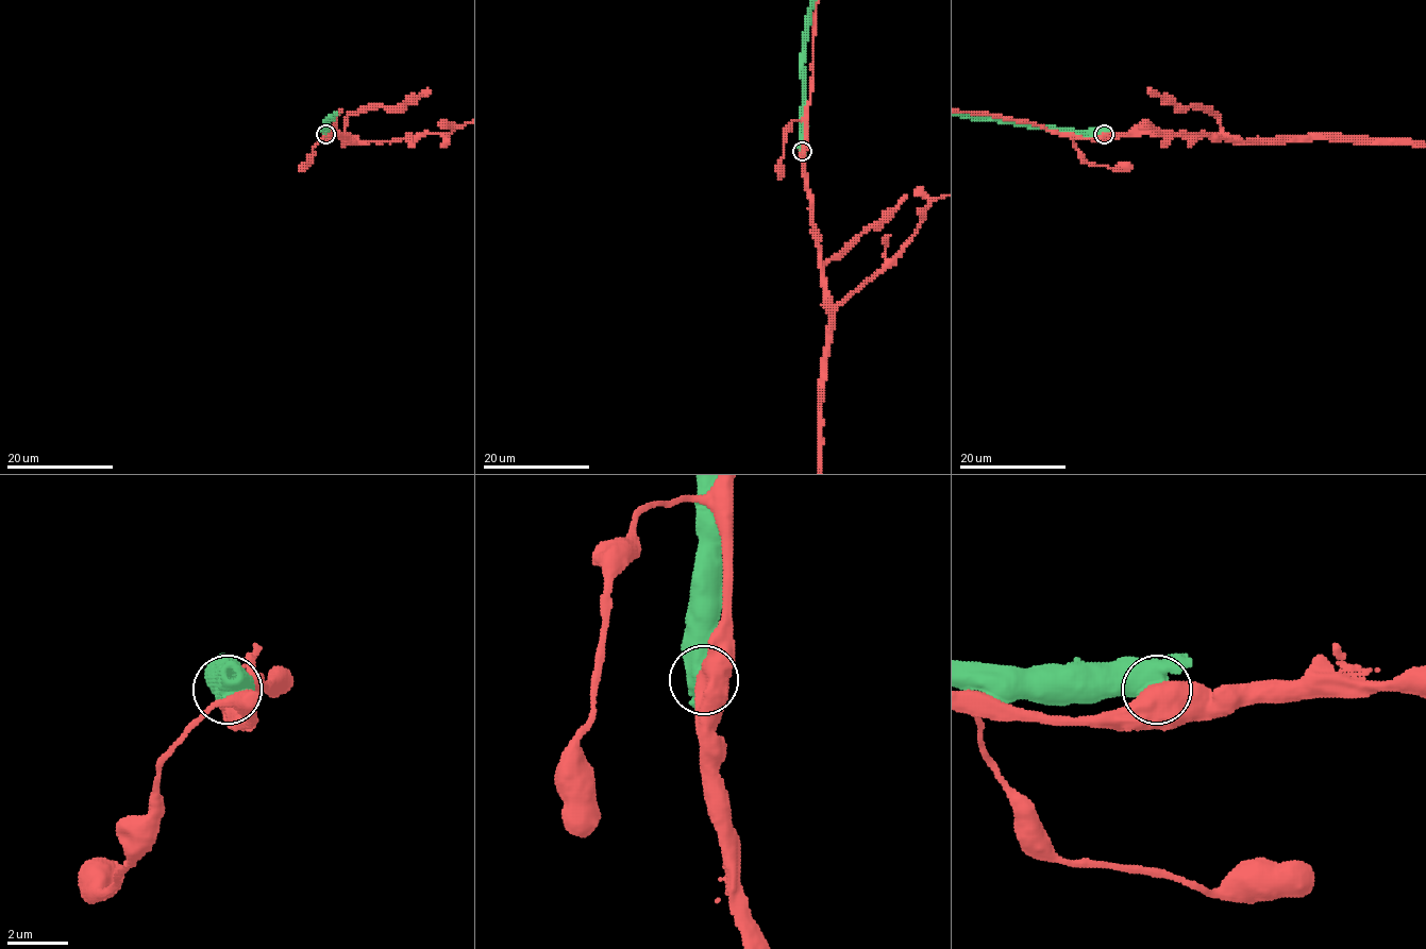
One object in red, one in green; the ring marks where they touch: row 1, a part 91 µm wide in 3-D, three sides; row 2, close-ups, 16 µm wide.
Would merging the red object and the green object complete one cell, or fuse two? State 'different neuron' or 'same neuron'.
different neuron

